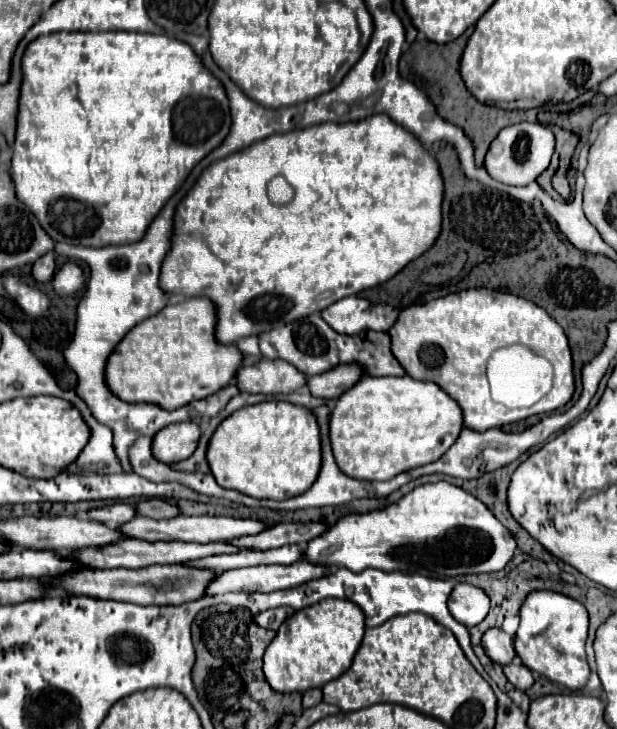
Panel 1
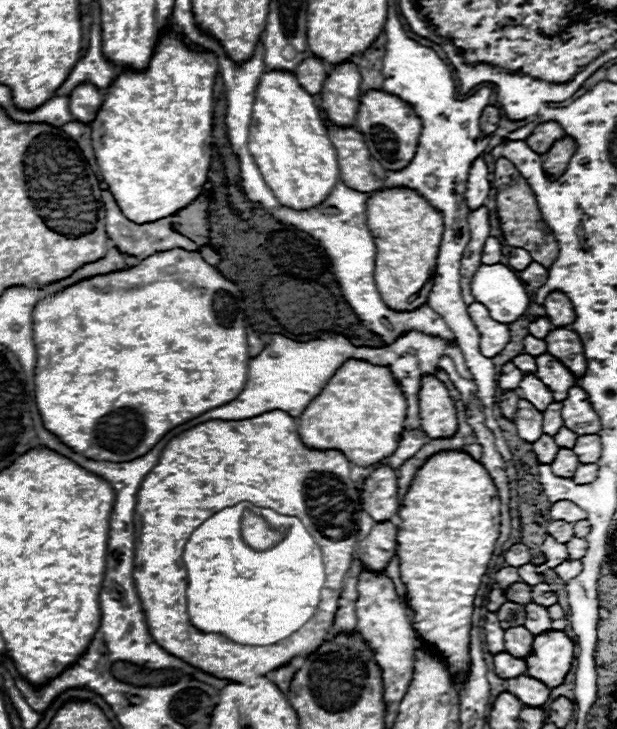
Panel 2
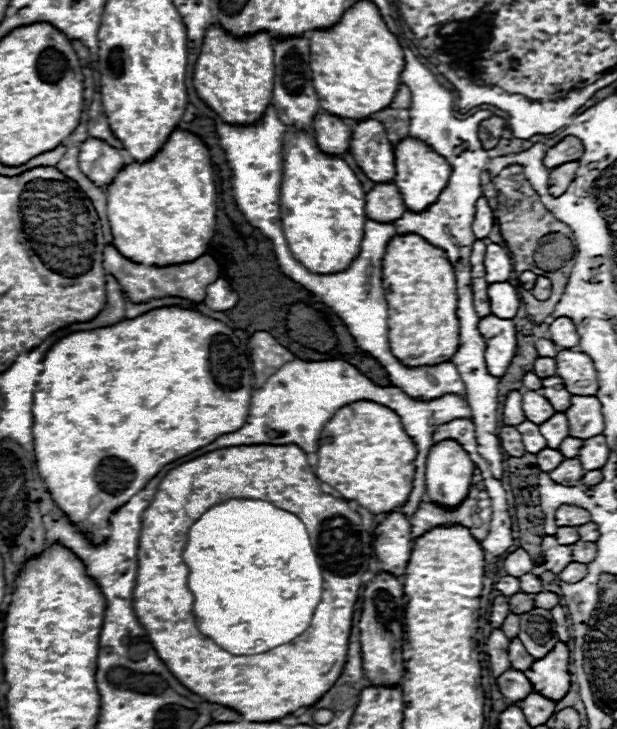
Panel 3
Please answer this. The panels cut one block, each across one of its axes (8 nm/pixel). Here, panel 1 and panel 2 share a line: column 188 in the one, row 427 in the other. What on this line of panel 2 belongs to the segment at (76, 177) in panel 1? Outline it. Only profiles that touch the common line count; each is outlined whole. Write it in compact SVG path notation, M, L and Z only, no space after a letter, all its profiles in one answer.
M170 248L164 252L150 254L142 258L136 266L124 268L118 272L108 272L100 276L90 276L40 300L32 312L36 322L36 406L40 410L42 422L52 434L56 434L66 446L72 446L78 454L84 454L92 460L112 460L128 462L146 454L168 430L212 410L212 406L222 406L240 394L248 374L248 342L246 342L246 324L244 324L244 296L238 284L226 278L218 268L210 266L198 252L188 252L184 248Z

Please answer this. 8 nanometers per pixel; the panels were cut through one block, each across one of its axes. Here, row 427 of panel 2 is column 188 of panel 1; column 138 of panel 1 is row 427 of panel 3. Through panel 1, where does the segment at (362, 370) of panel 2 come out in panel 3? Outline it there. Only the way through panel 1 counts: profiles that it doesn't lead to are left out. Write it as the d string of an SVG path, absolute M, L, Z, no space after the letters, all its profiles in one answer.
M352 402L348 406L342 406L338 414L328 420L324 432L320 434L316 476L322 482L336 488L346 500L356 500L358 506L370 512L386 514L408 498L414 478L414 460L416 460L416 446L412 438L406 436L400 424L400 416L394 410L388 410L388 406L380 406L376 402Z

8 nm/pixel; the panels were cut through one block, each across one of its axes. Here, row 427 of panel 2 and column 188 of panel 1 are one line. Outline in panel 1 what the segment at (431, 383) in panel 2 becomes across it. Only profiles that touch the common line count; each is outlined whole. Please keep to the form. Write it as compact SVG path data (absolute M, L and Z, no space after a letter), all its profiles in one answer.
M192 422L170 424L164 432L158 432L152 442L154 456L164 464L174 464L186 460L196 450L200 442L200 426Z

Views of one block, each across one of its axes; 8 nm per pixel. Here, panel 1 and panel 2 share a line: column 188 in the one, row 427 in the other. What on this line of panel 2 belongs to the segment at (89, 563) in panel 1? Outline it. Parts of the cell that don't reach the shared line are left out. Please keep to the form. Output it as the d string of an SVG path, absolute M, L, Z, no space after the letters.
M552 402L548 404L548 408L544 410L544 434L554 436L564 424L562 424L562 416L560 416L562 404L560 402Z

